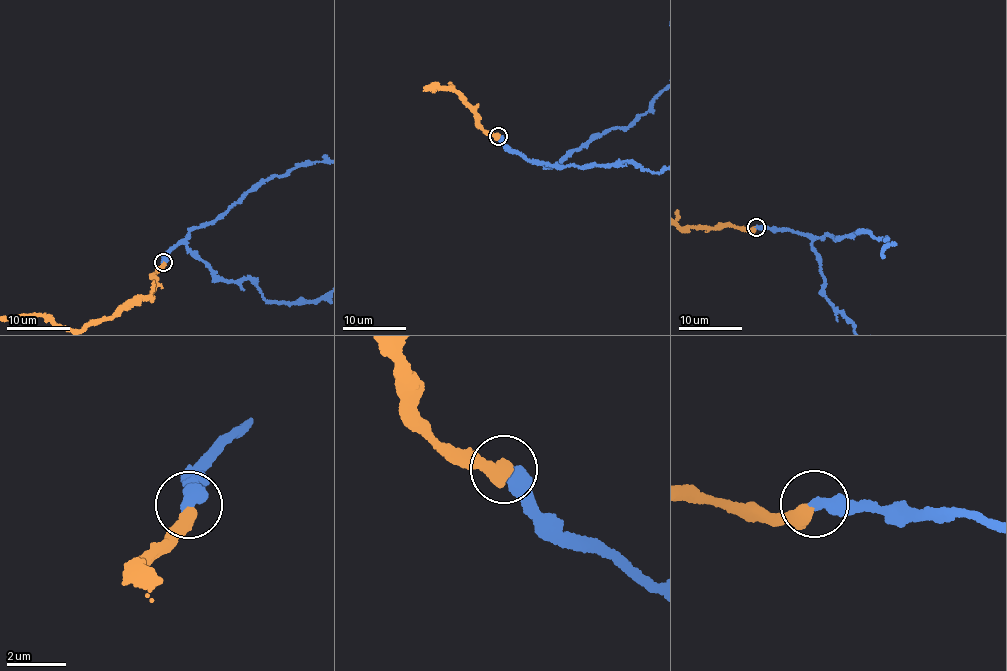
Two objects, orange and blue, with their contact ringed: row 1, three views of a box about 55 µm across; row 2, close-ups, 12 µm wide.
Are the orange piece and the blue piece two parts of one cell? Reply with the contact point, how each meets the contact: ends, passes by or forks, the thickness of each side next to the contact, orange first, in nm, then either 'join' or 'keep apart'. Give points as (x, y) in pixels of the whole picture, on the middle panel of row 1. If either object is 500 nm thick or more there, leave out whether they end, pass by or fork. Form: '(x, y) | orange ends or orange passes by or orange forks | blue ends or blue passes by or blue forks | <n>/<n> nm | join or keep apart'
(498, 136) | orange ends | blue ends | 460/480 nm | join

